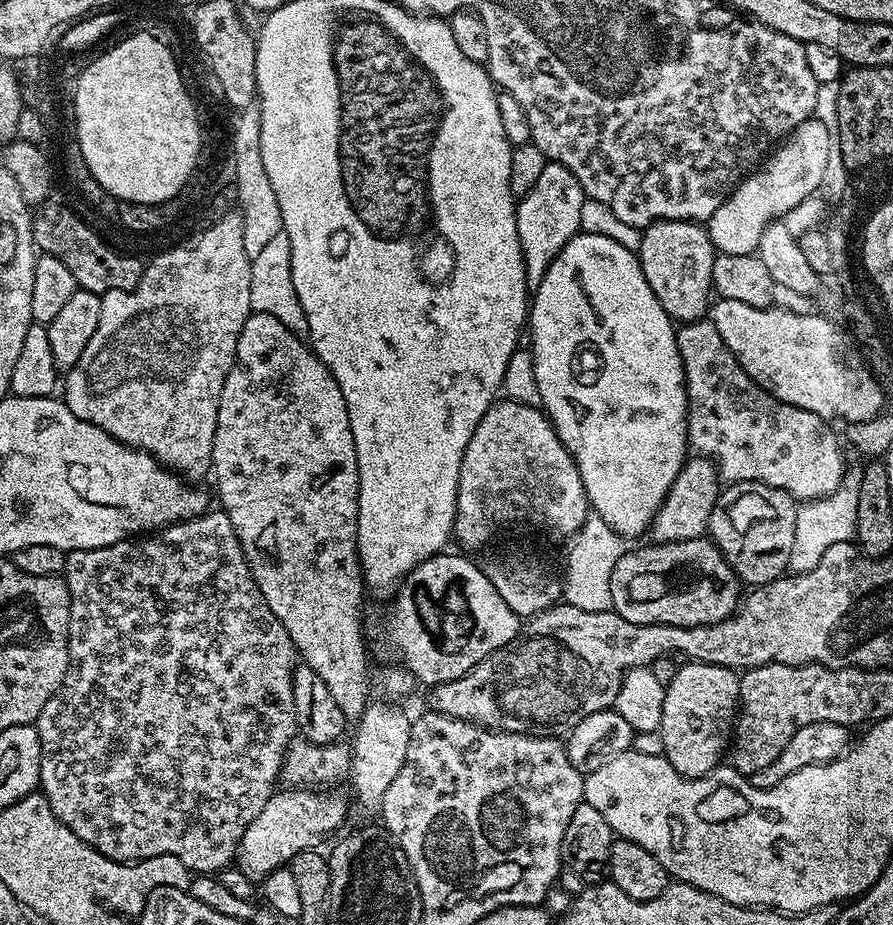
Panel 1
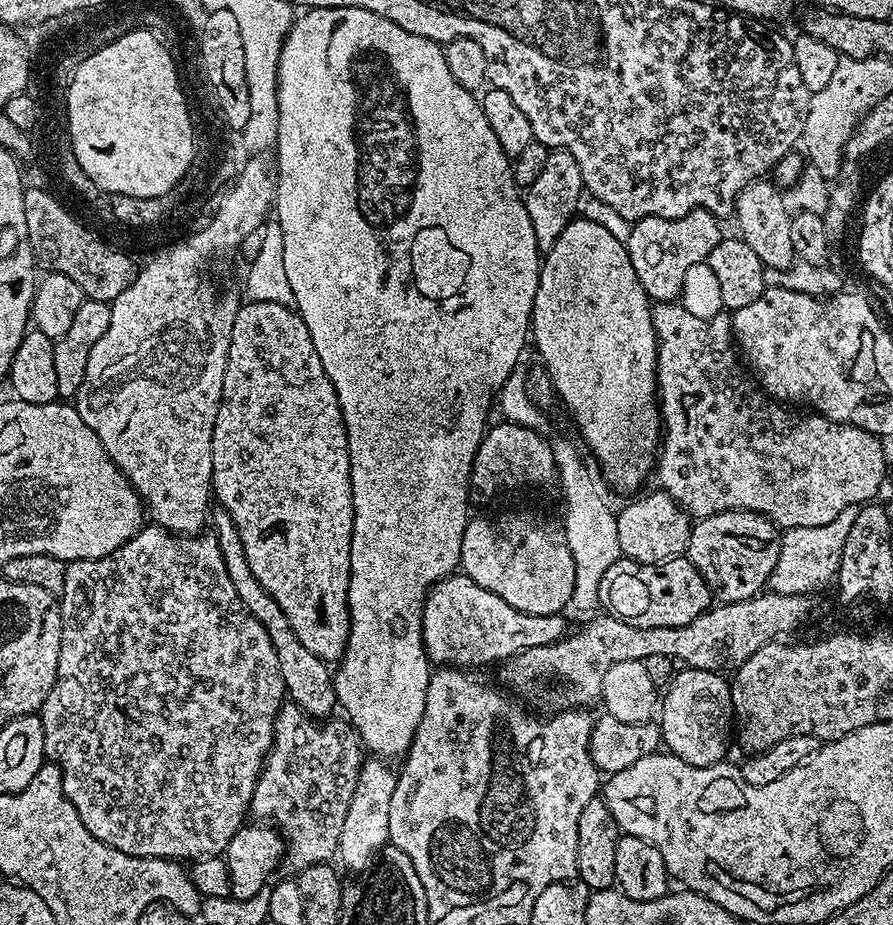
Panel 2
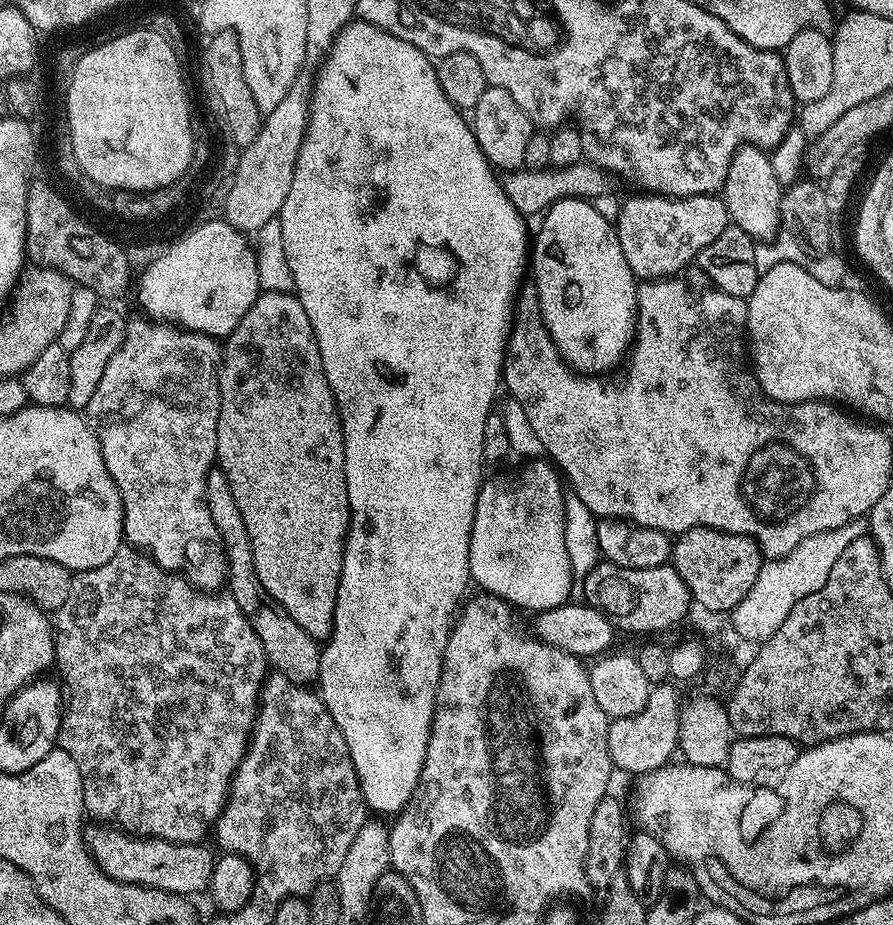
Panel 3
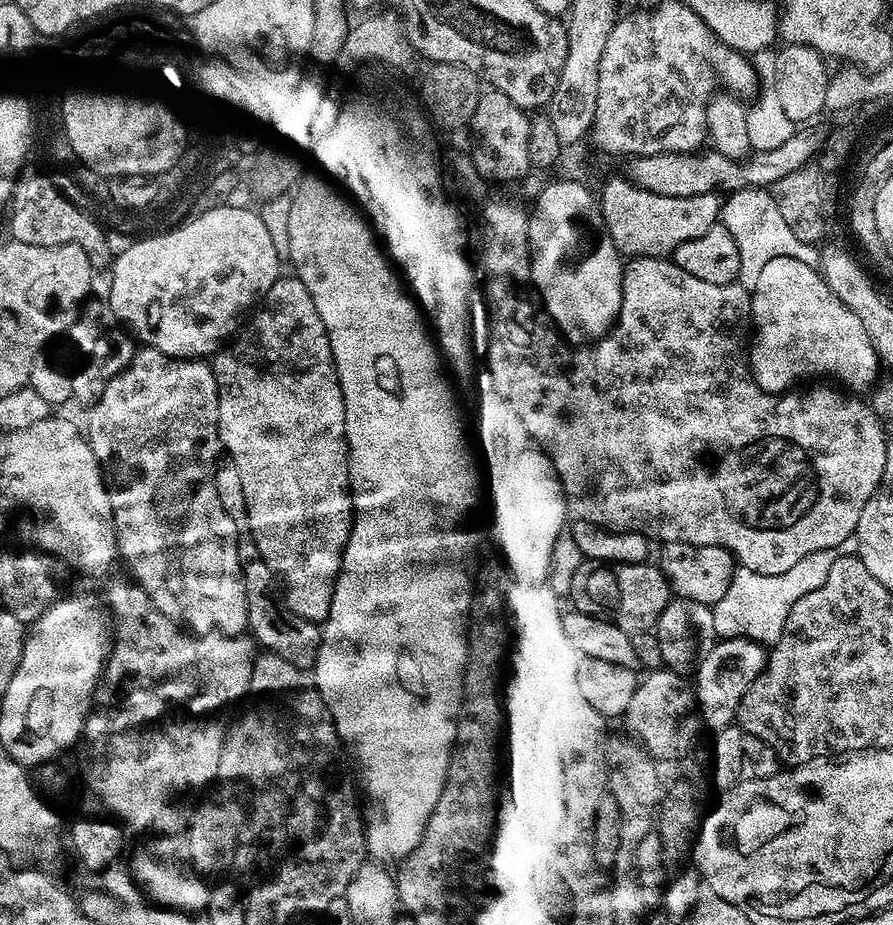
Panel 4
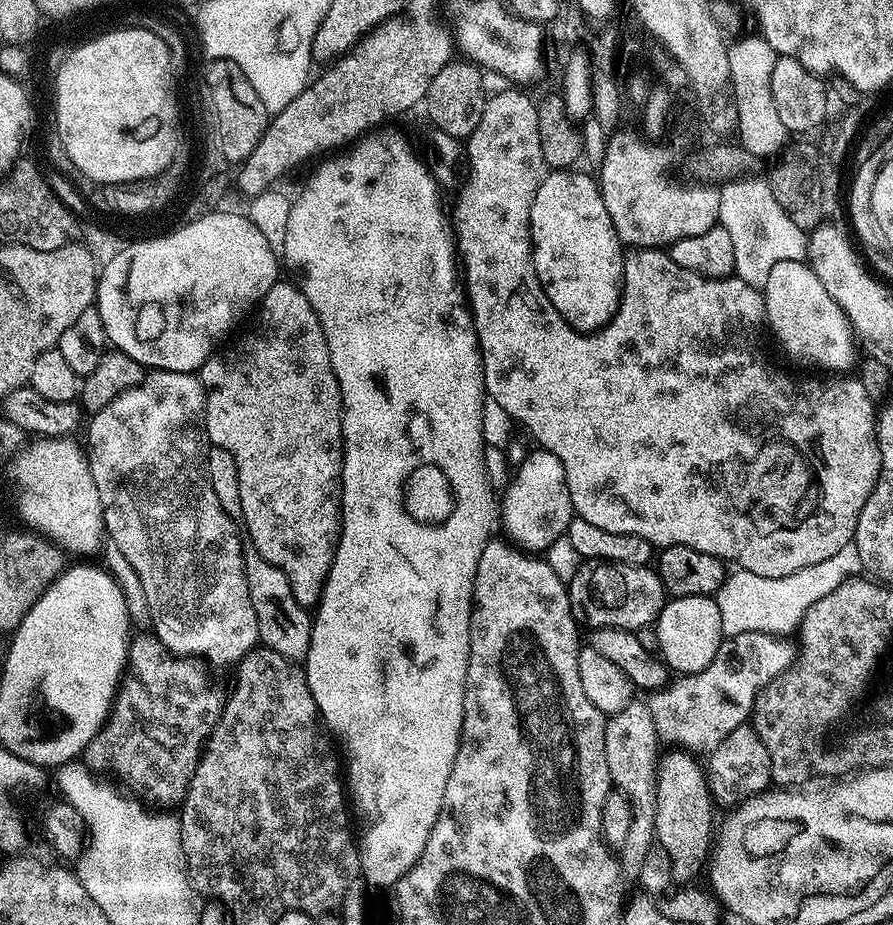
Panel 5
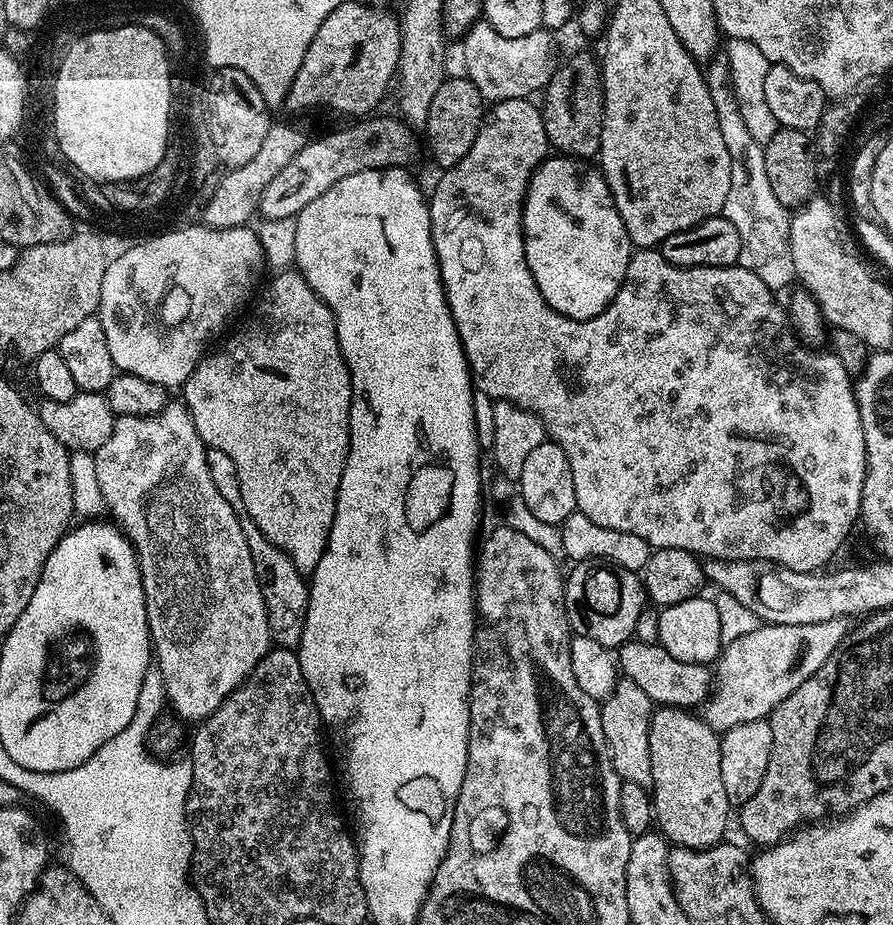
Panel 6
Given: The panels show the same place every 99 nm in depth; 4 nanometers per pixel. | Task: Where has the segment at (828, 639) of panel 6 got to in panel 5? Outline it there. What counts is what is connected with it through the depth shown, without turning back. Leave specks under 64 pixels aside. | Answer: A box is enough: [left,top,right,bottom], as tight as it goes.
[647,632,797,754]

